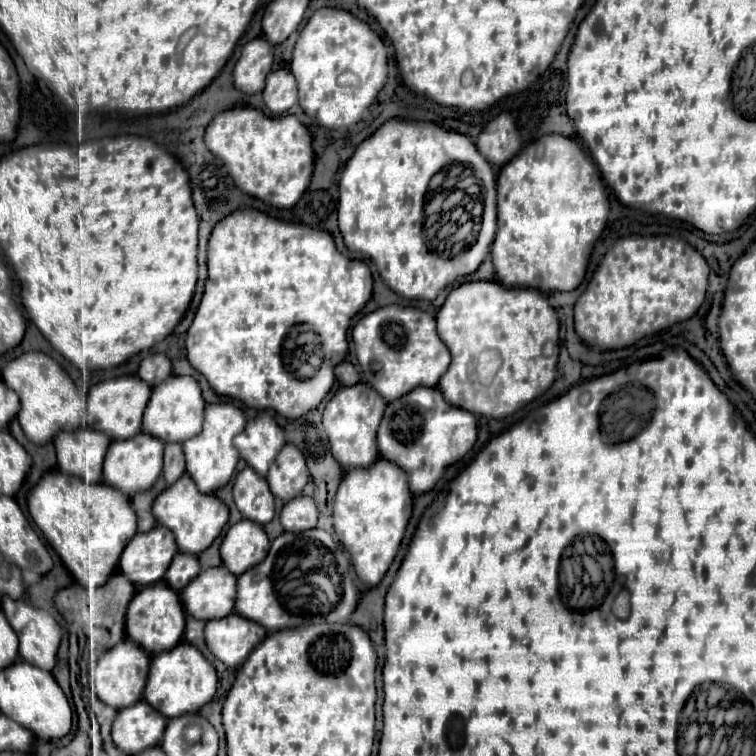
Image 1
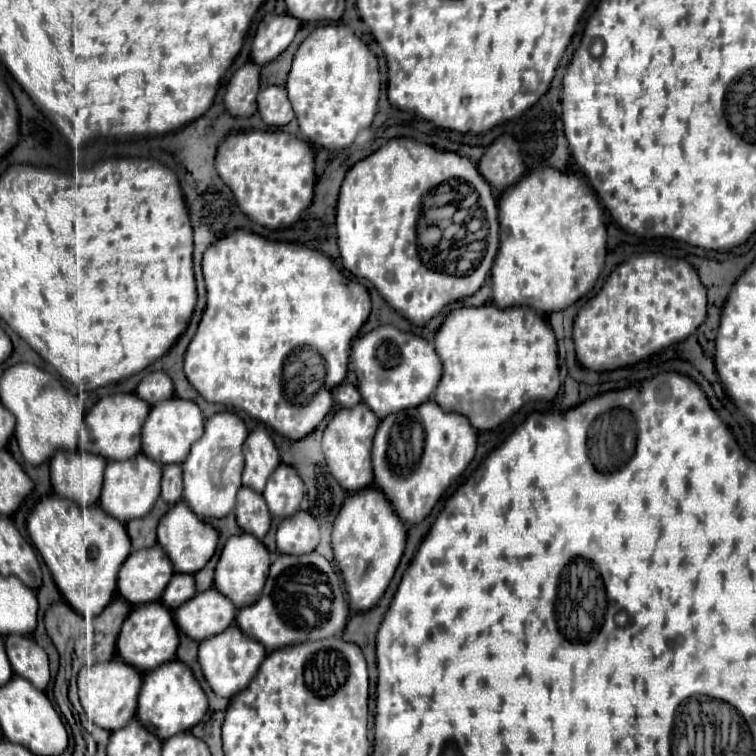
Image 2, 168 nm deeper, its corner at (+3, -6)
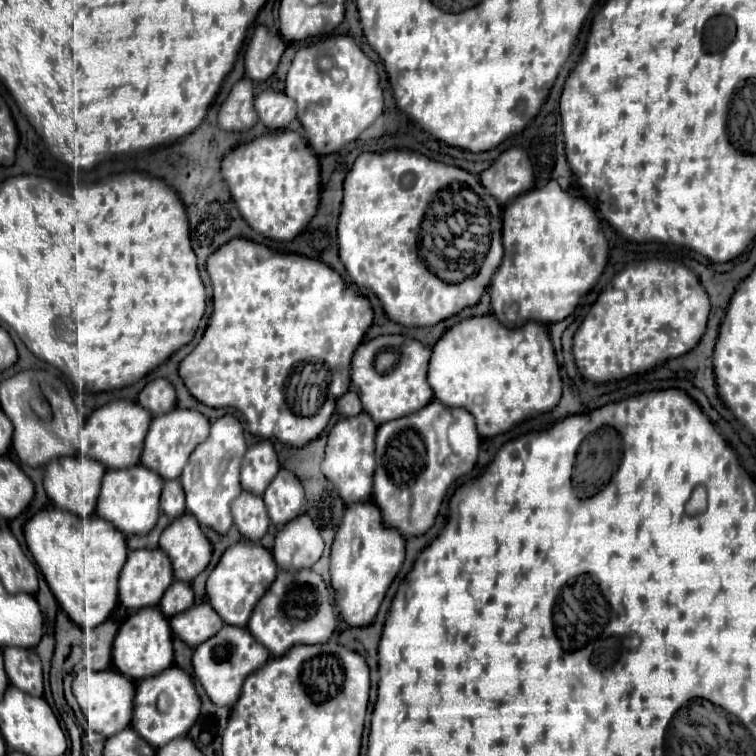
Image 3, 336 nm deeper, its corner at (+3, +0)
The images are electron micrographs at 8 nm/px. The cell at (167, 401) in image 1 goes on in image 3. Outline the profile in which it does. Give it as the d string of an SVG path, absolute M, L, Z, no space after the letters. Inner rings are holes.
M175 406L167 414L153 416L149 432L145 436L145 448L141 454L141 464L159 472L159 476L163 476L165 480L175 480L181 476L195 444L201 444L207 436L209 436L209 420L201 412Z

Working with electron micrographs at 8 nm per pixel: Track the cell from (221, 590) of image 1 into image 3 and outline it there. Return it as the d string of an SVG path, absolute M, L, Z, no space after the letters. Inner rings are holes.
M209 602L195 604L189 610L171 616L169 620L171 620L173 634L183 642L187 642L191 648L215 636L215 632L219 632L219 628L223 628L225 624Z

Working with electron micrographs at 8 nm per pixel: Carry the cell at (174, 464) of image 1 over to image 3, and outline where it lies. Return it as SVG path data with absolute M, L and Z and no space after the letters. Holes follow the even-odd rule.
M165 480L161 492L161 510L169 518L177 518L185 512L185 492L179 480Z

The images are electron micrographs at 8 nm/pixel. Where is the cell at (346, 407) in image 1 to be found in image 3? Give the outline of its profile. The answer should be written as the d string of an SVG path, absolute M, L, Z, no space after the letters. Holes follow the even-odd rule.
M361 412L351 418L341 418L329 432L325 460L323 460L323 474L335 484L345 504L371 498L373 472L375 472L375 432L377 424L371 420L367 412Z

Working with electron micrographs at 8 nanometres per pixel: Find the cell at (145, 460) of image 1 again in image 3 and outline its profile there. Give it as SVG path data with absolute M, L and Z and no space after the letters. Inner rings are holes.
M143 464L123 470L107 470L97 500L97 516L115 524L115 528L119 528L123 534L147 534L157 524L161 488L163 478Z

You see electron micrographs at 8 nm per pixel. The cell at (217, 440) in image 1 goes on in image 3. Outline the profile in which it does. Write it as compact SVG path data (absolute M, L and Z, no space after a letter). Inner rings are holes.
M225 414L211 422L211 432L205 442L201 442L189 456L189 464L185 466L185 476L181 476L181 484L187 498L187 510L197 518L201 526L209 526L219 534L227 534L231 528L231 502L241 494L241 462L247 450L247 442L243 436L243 426L233 414Z

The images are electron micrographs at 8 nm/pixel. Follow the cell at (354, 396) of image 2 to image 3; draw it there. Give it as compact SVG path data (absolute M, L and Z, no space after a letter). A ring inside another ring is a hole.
M349 390L343 396L339 396L337 402L335 402L335 406L337 406L337 412L343 414L343 416L355 416L355 414L359 414L363 410L361 400L359 400L359 396L357 396L355 390Z

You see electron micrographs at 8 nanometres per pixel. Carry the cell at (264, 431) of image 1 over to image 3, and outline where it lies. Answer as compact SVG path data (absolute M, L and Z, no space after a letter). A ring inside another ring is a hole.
M261 440L243 456L243 472L241 472L241 486L247 492L255 492L257 496L263 494L267 484L279 472L279 460L271 440Z

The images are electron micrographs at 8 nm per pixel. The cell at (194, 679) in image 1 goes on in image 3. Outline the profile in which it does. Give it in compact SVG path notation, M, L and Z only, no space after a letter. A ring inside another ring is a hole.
M171 666L167 670L163 670L161 674L143 678L137 682L137 694L135 694L135 712L133 712L133 720L131 726L139 732L139 736L143 736L153 748L161 748L163 744L171 742L175 736L185 736L189 732L189 728L195 724L197 716L201 712L201 700L197 696L193 678L179 666ZM165 694L167 696L167 710L159 712L157 708L157 698Z

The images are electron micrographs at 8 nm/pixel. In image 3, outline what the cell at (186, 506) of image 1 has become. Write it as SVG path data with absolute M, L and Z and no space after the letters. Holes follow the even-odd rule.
M189 512L171 520L161 534L159 548L171 558L175 580L183 582L193 582L211 560L211 542Z

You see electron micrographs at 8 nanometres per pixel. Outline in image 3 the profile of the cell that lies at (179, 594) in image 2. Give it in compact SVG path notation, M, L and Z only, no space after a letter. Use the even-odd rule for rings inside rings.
M175 580L171 584L171 588L167 588L167 592L163 594L163 600L159 602L159 608L163 608L163 614L175 616L175 612L183 612L193 604L193 588L189 582L181 582Z

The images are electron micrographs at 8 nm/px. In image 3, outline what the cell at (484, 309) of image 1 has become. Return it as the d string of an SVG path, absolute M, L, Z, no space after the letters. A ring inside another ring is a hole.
M493 314L465 318L437 340L429 362L429 384L435 400L467 408L485 438L507 432L537 412L553 410L561 398L559 364L547 326L529 320L519 328L507 328Z

